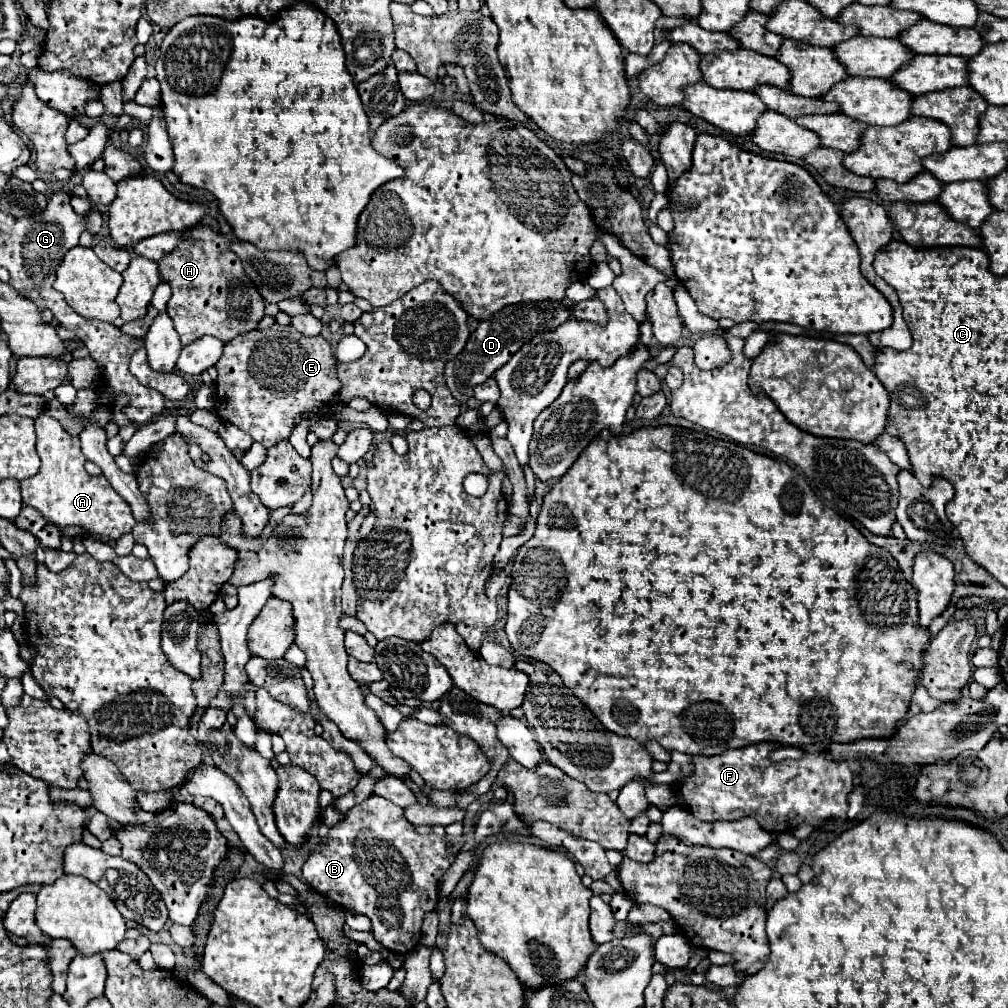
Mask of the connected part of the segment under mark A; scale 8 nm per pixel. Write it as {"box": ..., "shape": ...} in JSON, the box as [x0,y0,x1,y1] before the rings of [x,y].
{"box":[21,412,135,540],"shape":[[[41,412],[39,420],[35,420],[35,430],[41,470],[33,478],[21,482],[23,504],[39,510],[41,516],[49,524],[61,528],[65,536],[99,534],[117,540],[119,536],[127,534],[135,524],[131,506],[111,488],[105,476],[89,476],[85,472],[83,462],[86,458],[79,437],[65,432],[65,428],[45,412]]]}

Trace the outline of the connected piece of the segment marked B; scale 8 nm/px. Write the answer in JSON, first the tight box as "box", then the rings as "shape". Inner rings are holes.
{"box":[303,794,463,954],"shape":[[[373,794],[361,804],[357,804],[355,808],[347,810],[345,818],[329,828],[327,840],[319,842],[313,854],[303,864],[303,878],[313,890],[317,890],[327,900],[339,904],[349,912],[369,916],[373,922],[373,936],[379,944],[383,944],[391,952],[407,954],[419,946],[423,916],[425,912],[437,908],[439,880],[453,864],[463,844],[463,840],[451,840],[451,842],[453,842],[453,850],[449,850],[443,840],[431,842],[429,838],[421,836],[415,830],[415,826],[405,818],[403,808],[391,804],[391,800],[383,796]]]}

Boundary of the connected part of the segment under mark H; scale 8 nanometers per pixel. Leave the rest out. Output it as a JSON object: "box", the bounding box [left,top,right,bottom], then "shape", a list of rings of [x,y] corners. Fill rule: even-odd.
{"box":[159,222,265,346],"shape":[[[203,222],[181,232],[179,246],[159,260],[159,274],[173,290],[167,314],[183,346],[205,334],[229,342],[239,334],[255,330],[265,316],[265,300],[247,278],[239,256],[231,250],[231,240]]]}

